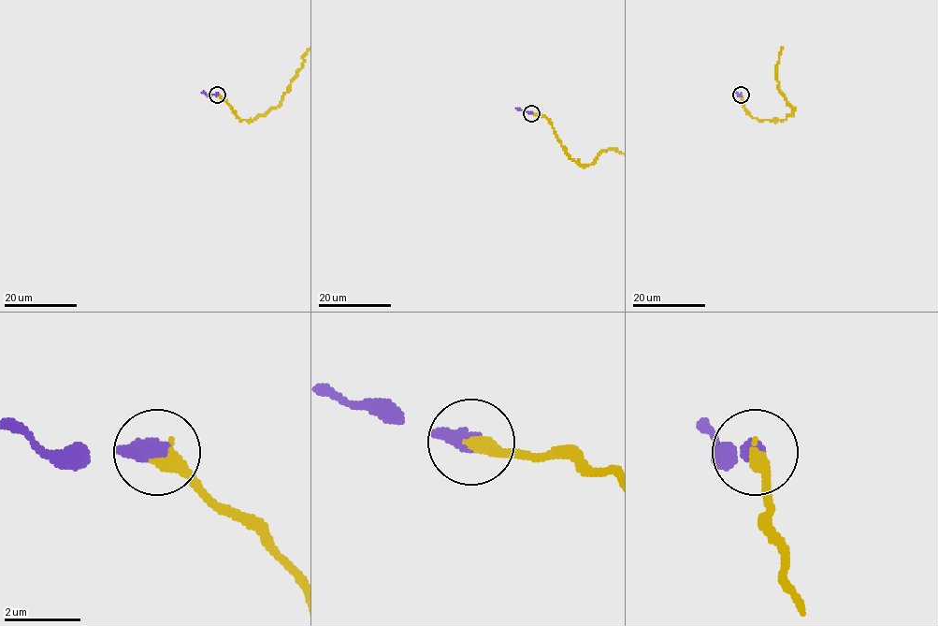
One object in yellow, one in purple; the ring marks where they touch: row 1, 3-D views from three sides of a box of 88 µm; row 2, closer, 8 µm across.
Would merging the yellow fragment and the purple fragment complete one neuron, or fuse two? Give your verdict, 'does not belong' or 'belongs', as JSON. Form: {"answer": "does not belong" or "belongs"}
{"answer": "belongs"}

